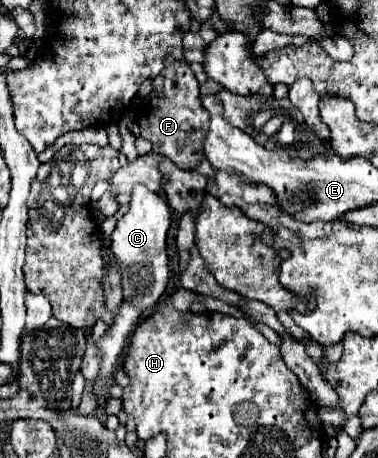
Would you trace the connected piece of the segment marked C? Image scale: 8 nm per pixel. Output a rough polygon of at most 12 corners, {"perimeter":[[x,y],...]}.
{"perimeter":[[136,185],[112,233],[128,301],[152,309],[170,279],[168,203]]}

